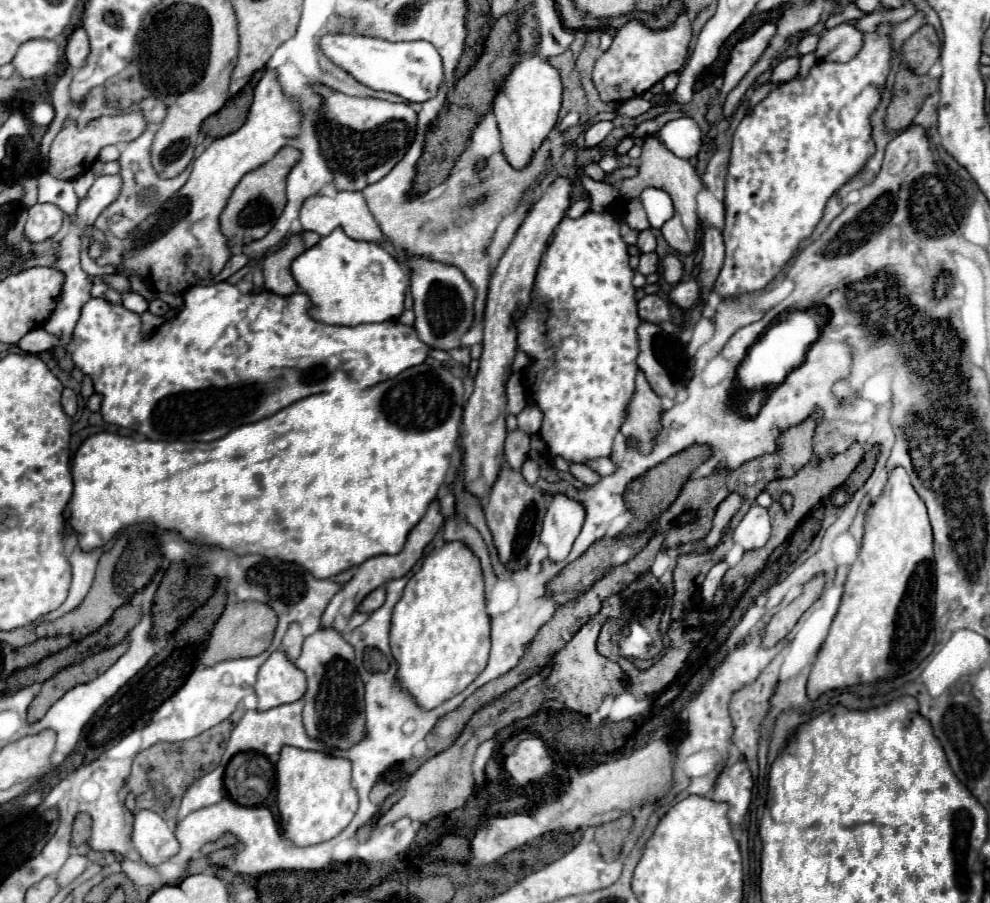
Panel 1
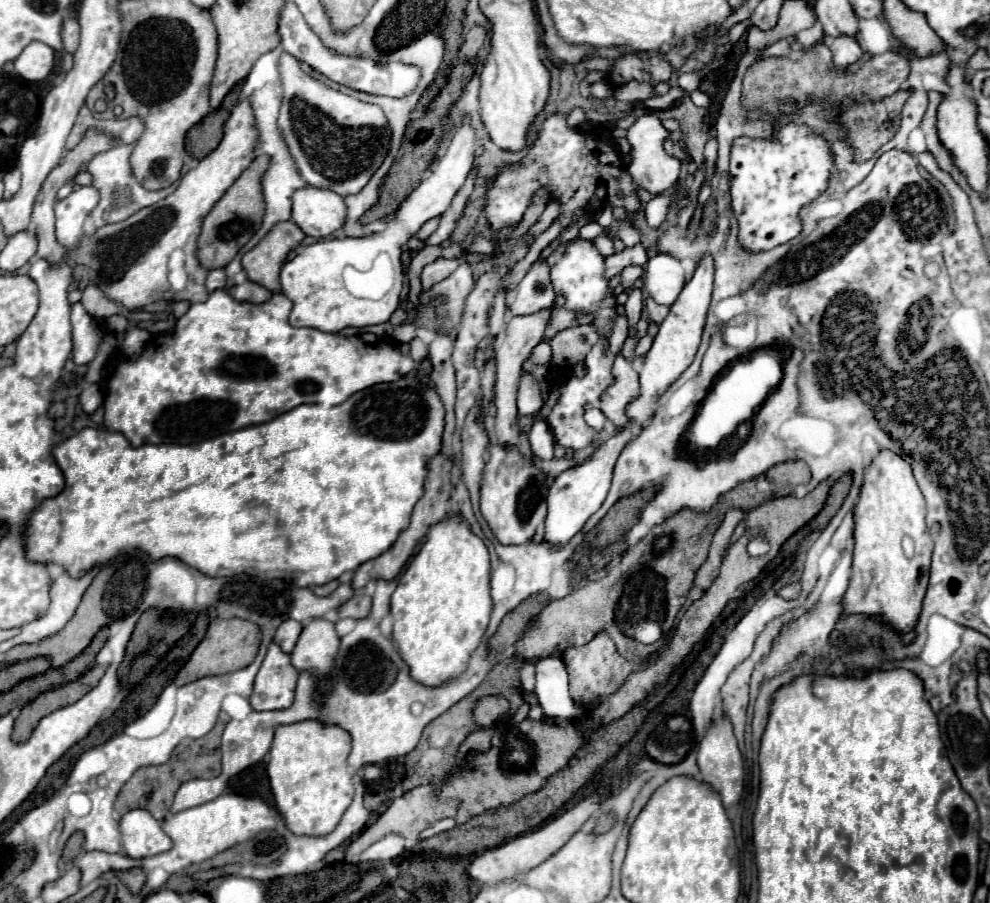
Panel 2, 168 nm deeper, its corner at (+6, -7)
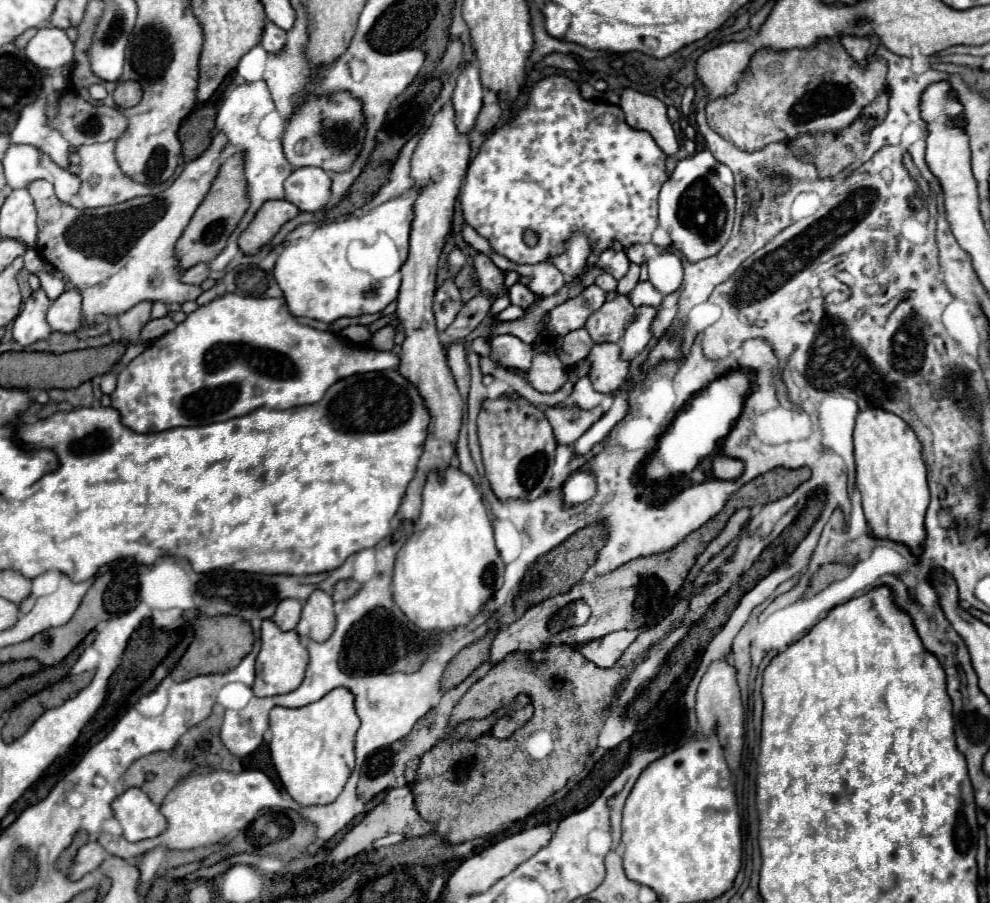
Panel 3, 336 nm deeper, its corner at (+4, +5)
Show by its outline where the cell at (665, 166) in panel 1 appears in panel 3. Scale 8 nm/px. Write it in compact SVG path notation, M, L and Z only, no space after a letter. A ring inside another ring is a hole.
M626 88L620 94L620 108L626 114L626 122L632 128L650 132L666 154L674 154L678 150L676 132L668 122L666 106L658 98Z

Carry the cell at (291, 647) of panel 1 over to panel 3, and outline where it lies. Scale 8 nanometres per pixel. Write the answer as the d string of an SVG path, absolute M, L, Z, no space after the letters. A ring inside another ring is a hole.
M282 600L276 608L276 614L272 620L278 624L282 630L294 630L302 612L302 602L300 600Z

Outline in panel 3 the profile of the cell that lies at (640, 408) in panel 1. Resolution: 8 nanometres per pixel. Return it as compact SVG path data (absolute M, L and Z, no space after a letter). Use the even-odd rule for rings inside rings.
M608 342L594 344L586 362L590 366L588 378L592 388L602 394L610 394L620 388L630 370L630 364L620 358L620 346Z

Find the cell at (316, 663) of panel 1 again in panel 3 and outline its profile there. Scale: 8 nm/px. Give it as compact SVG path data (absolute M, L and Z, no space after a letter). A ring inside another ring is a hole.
M314 590L312 596L306 600L306 604L302 608L302 618L300 618L298 626L296 626L296 632L302 638L306 634L310 640L322 642L322 640L326 640L334 632L334 620L336 620L336 616L334 616L334 602L332 602L330 594L326 594L324 590Z

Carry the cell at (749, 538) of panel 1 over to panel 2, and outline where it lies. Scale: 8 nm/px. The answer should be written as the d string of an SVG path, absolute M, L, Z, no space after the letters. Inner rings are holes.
M752 536L750 544L746 546L750 556L762 556L766 554L766 540L762 540L762 536Z

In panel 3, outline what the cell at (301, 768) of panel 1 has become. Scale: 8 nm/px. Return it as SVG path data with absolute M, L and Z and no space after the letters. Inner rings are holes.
M334 688L318 702L300 708L272 708L272 762L284 788L298 804L330 804L336 800L354 770L354 738L358 728L360 718L356 716L354 696L348 688Z

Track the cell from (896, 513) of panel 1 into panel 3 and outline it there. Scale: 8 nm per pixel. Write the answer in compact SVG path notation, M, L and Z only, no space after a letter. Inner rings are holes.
M868 406L856 416L854 458L856 488L862 494L862 508L872 534L906 544L914 554L920 554L926 536L924 516L930 504L930 492L920 442L914 430L896 414Z

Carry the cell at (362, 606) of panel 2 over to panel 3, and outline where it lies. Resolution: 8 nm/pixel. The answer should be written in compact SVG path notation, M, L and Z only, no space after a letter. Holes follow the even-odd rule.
M340 580L336 586L334 586L334 594L332 594L332 598L336 600L336 602L342 602L342 600L348 600L350 596L354 596L356 592L358 592L358 588L360 588L360 582L356 582L356 580Z

